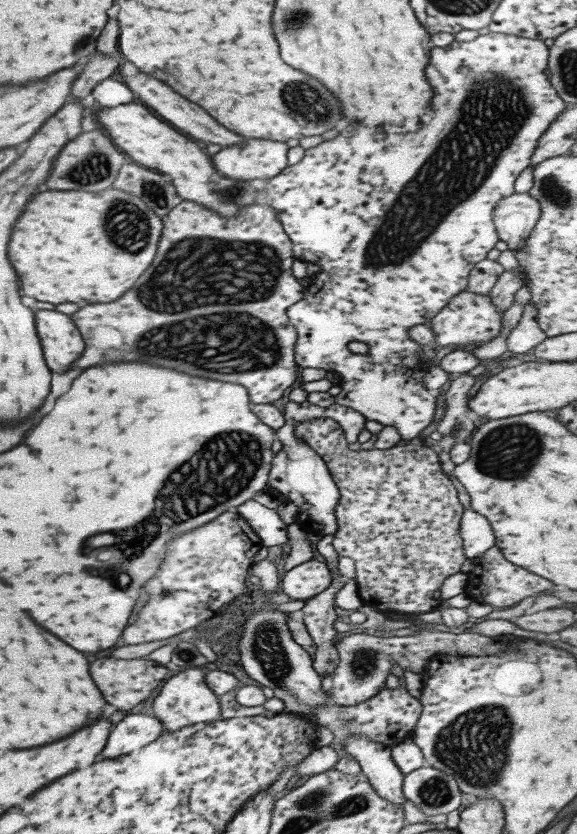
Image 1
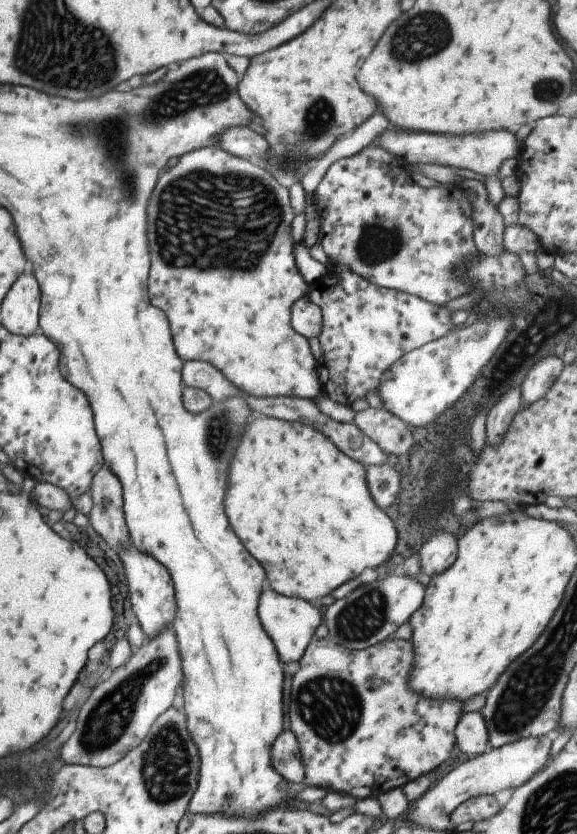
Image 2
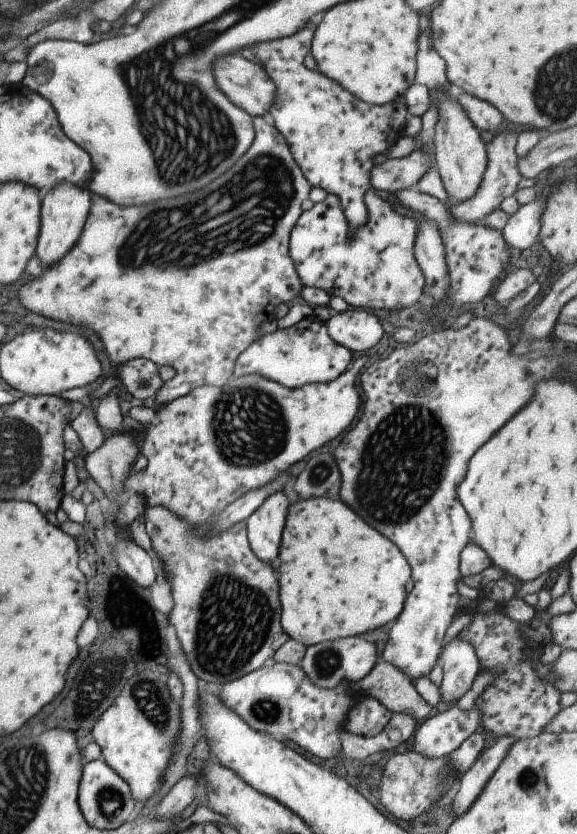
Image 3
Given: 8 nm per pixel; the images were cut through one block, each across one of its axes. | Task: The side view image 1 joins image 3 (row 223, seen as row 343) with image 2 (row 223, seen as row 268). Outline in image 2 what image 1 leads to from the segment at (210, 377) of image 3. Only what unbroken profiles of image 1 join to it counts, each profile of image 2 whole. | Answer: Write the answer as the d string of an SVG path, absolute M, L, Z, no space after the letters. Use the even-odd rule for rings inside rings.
M217 145L196 149L181 155L173 168L159 174L155 188L151 192L151 198L147 200L147 250L149 250L149 258L151 258L149 276L147 276L147 296L155 308L163 308L163 312L167 314L171 338L175 336L175 352L181 360L205 360L217 368L231 386L256 398L295 396L314 403L317 396L321 394L316 360L311 354L307 340L297 334L289 322L289 310L293 306L293 302L304 296L308 285L303 281L303 276L299 274L293 259L290 226L294 216L288 190L283 188L261 163L252 163L239 156L228 154L226 151L220 150Z

